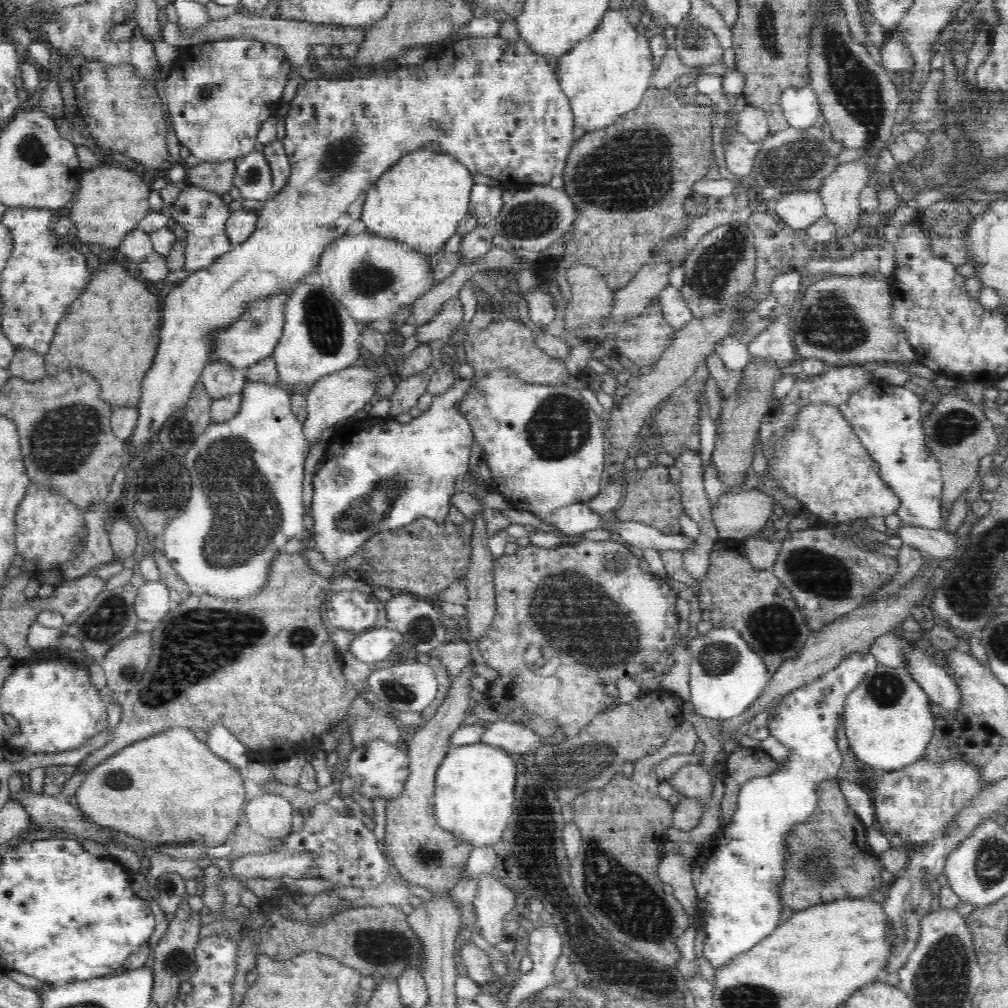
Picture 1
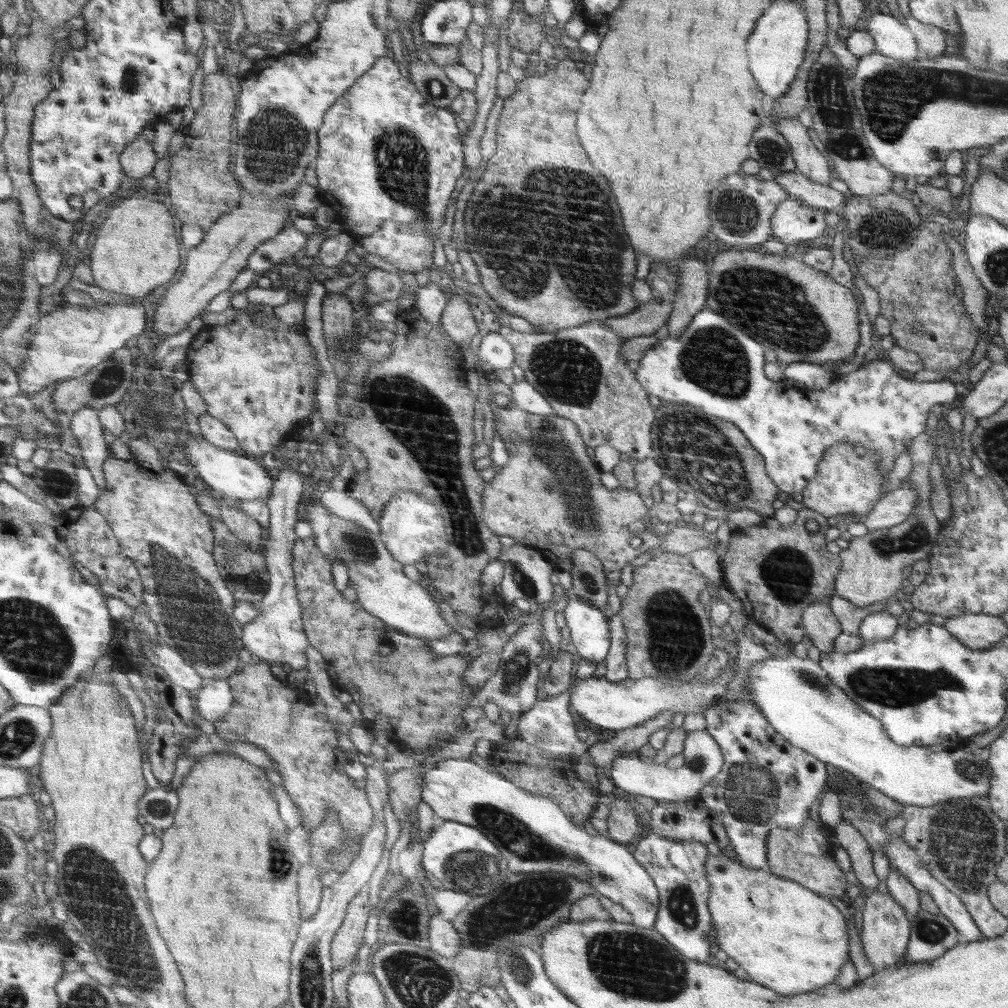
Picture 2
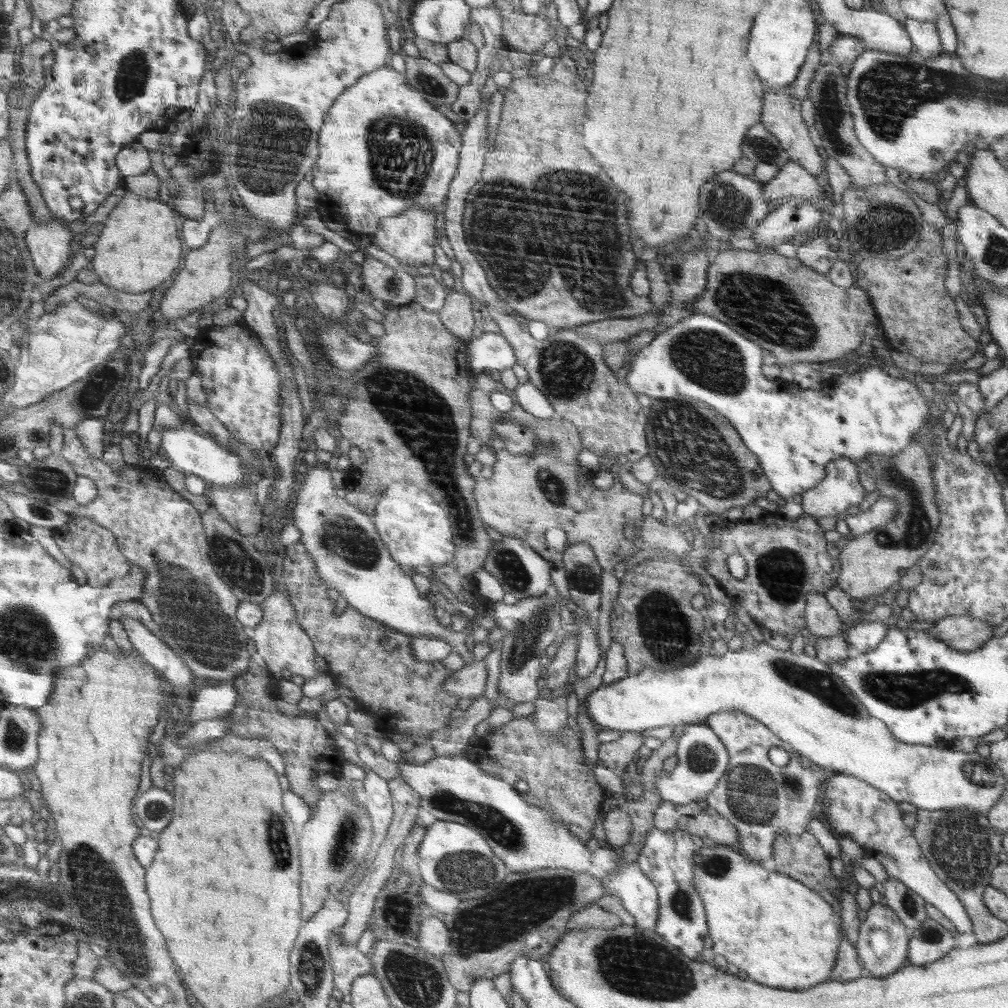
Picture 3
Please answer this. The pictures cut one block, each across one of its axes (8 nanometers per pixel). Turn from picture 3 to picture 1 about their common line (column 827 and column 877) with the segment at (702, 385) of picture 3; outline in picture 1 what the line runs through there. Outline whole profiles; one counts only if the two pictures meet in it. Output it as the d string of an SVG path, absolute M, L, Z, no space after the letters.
M876 384L868 385L855 392L844 404L839 406L839 410L845 416L852 430L863 444L870 459L875 463L879 472L879 479L891 488L898 498L901 506L897 508L895 516L901 520L906 527L921 527L924 529L941 529L944 521L942 519L942 492L943 479L941 474L941 464L933 453L929 450L925 441L924 422L920 414L921 400L914 392L892 384L884 384L884 388L876 388Z

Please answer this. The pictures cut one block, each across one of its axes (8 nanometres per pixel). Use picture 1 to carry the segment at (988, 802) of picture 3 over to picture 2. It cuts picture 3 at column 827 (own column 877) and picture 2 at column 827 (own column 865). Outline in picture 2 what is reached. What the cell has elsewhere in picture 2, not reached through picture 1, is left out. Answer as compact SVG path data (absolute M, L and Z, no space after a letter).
M772 654L768 660L754 662L748 670L748 695L760 707L766 719L777 732L796 745L799 749L812 753L826 764L832 764L839 770L846 770L854 775L864 786L873 786L876 790L893 798L904 805L930 807L942 801L988 796L990 791L990 770L987 761L980 758L978 753L965 752L964 749L952 748L941 752L933 752L926 747L896 745L882 728L882 722L876 720L860 706L853 703L842 688L828 677L819 662L809 657L800 658L794 654L778 657Z

